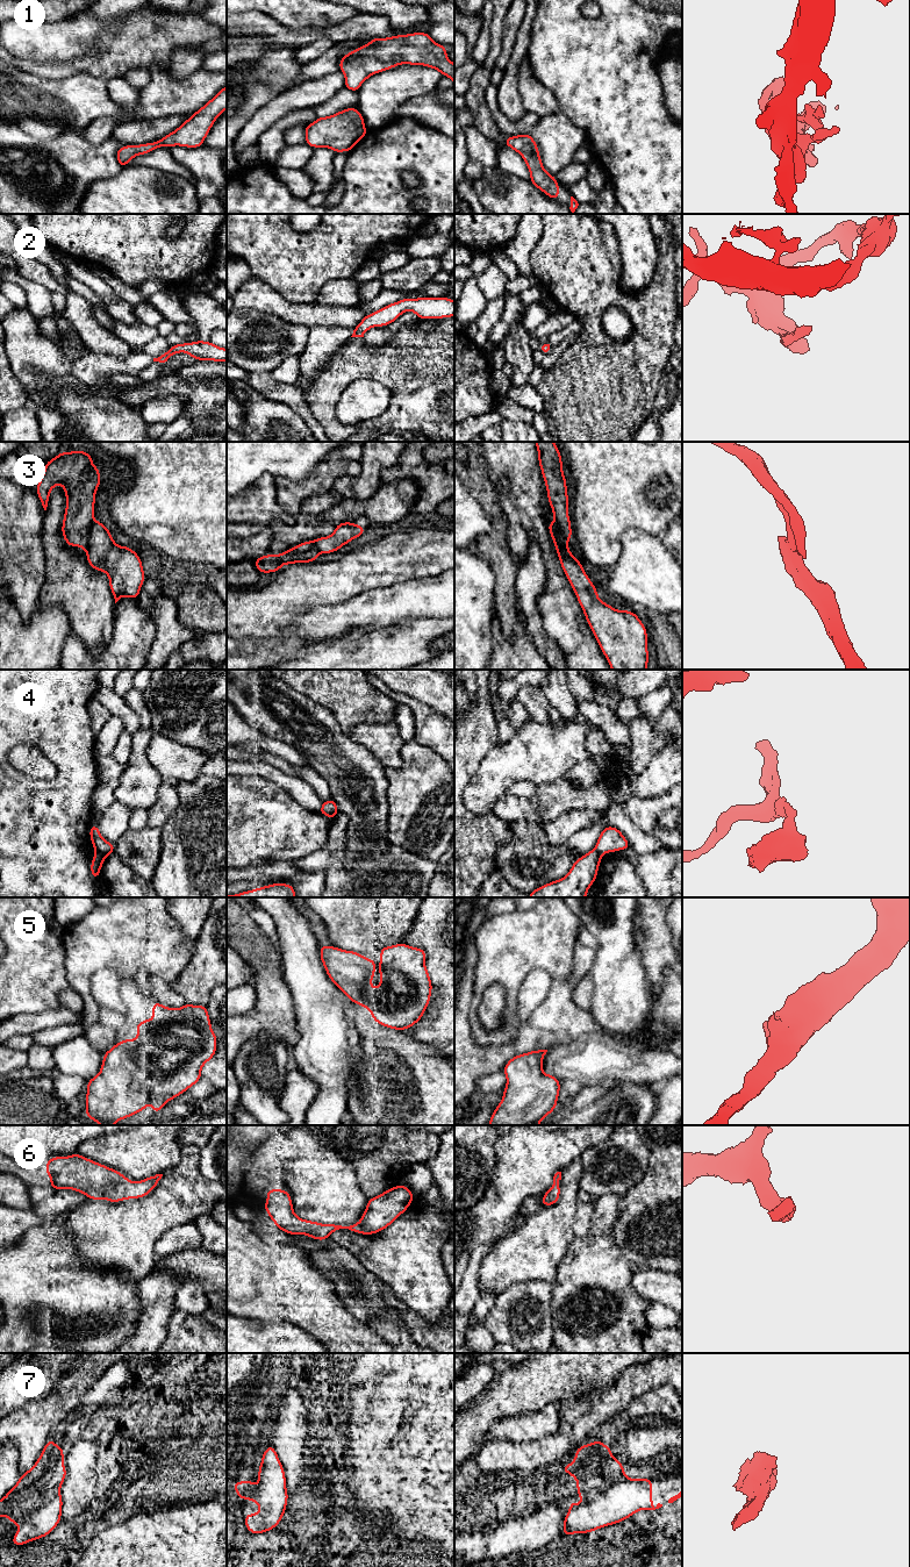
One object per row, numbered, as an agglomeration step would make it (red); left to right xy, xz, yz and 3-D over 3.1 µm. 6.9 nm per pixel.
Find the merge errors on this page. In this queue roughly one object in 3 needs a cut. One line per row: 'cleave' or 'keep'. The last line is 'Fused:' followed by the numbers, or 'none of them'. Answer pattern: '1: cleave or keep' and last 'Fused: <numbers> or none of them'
1: keep
2: keep
3: cleave
4: cleave
5: keep
6: keep
7: keep
Fused: 3, 4

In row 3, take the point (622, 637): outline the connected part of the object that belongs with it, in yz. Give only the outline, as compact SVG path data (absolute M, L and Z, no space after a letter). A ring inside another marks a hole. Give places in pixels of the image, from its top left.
M556 521L547 528L561 568L611 670L647 670L647 630L638 615L602 602L583 565L561 544Z

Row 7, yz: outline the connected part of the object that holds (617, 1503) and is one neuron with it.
M594 1440L575 1450L572 1464L563 1467L576 1482L581 1504L571 1500L564 1518L561 1534L589 1533L597 1529L621 1523L639 1510L662 1507L652 1503L652 1477L625 1476L623 1464L616 1459L610 1445Z

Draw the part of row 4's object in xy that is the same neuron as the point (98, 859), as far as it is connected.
M96 852L92 858L91 874L96 880L99 879L101 866L103 865L106 857L107 856Z

